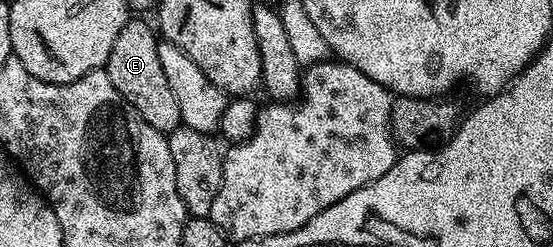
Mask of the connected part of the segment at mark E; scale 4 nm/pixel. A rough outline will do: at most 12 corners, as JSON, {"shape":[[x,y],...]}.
{"shape":[[144,19],[118,31],[110,83],[162,134],[181,128],[178,99]]}

